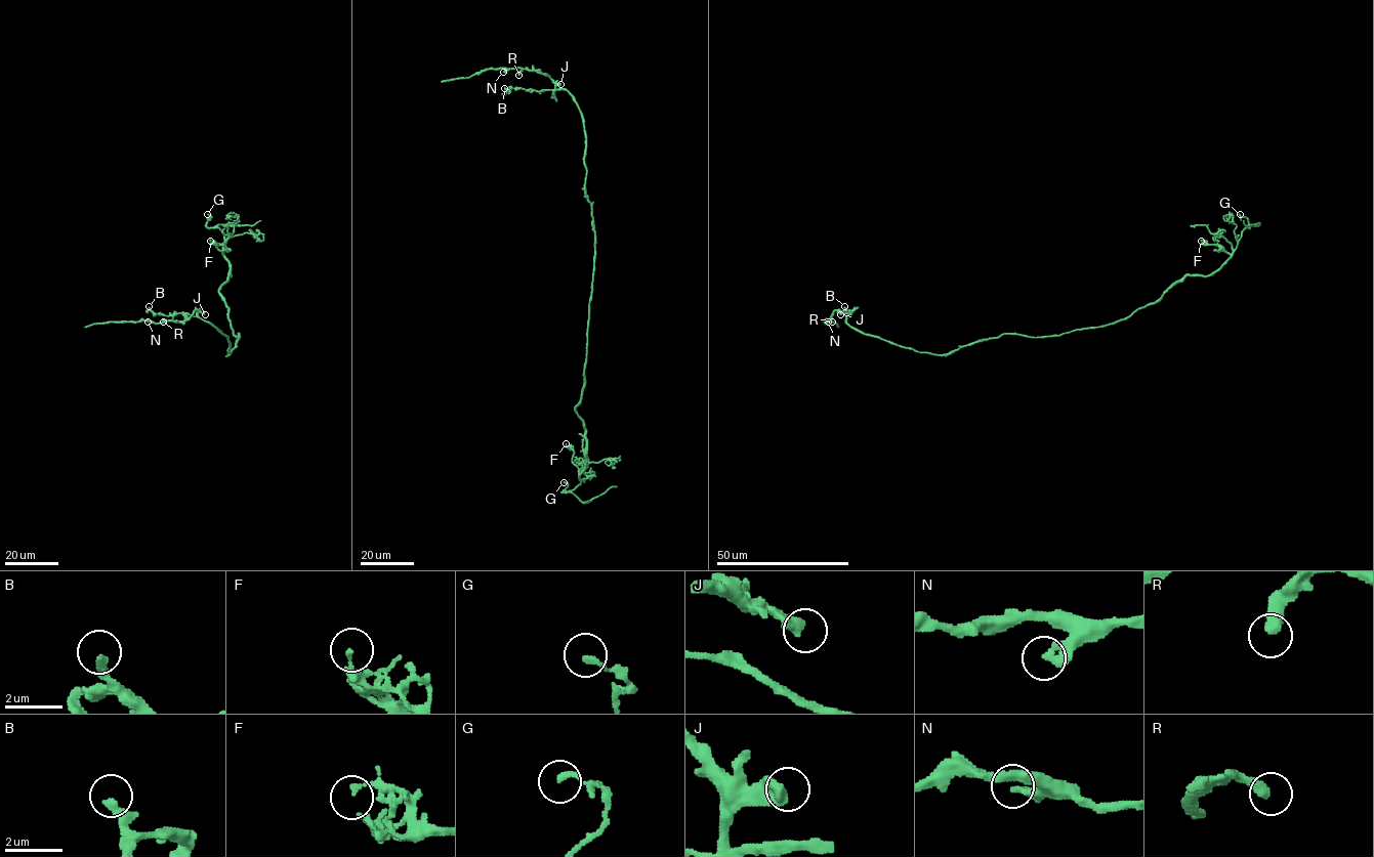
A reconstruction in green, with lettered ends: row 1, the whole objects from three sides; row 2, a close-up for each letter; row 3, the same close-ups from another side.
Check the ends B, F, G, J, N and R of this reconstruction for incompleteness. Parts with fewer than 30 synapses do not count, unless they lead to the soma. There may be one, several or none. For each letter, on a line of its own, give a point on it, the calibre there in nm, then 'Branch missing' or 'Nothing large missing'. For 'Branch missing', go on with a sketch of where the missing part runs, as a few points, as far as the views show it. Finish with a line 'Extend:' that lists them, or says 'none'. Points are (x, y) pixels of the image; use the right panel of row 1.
B: Place: (844, 306). Thickness 320 nm. Nothing large missing
F: Place: (1201, 241). Thickness 120 nm. Nothing large missing
G: Place: (1240, 214). Thickness 190 nm. Nothing large missing
J: Place: (840, 314). Thickness 460 nm. Nothing large missing
N: Place: (828, 322). Thickness 360 nm. Nothing large missing
R: Place: (832, 322). Thickness 420 nm. Nothing large missing
Extend: none

